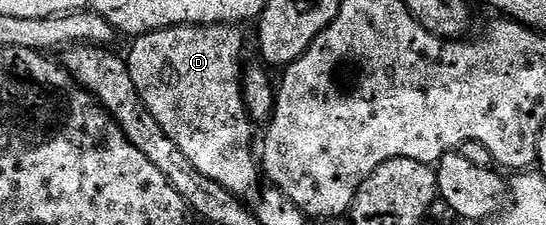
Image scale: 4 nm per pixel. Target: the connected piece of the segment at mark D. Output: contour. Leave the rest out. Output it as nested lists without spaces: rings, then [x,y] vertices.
[[[176,25],[173,29],[157,29],[154,33],[145,33],[135,38],[131,42],[132,50],[126,53],[126,60],[130,75],[134,79],[134,87],[138,87],[138,95],[142,95],[142,103],[146,103],[150,115],[154,115],[154,119],[158,119],[162,131],[166,131],[166,135],[170,135],[170,139],[174,139],[174,143],[184,152],[186,159],[190,159],[190,163],[199,173],[206,175],[206,179],[214,179],[214,183],[218,183],[226,191],[235,193],[237,197],[244,199],[247,198],[247,193],[259,181],[262,181],[262,173],[258,168],[257,158],[256,161],[252,158],[252,149],[248,146],[252,141],[254,125],[248,115],[246,93],[242,88],[240,60],[244,57],[244,33],[240,29],[243,28],[236,25]]]

